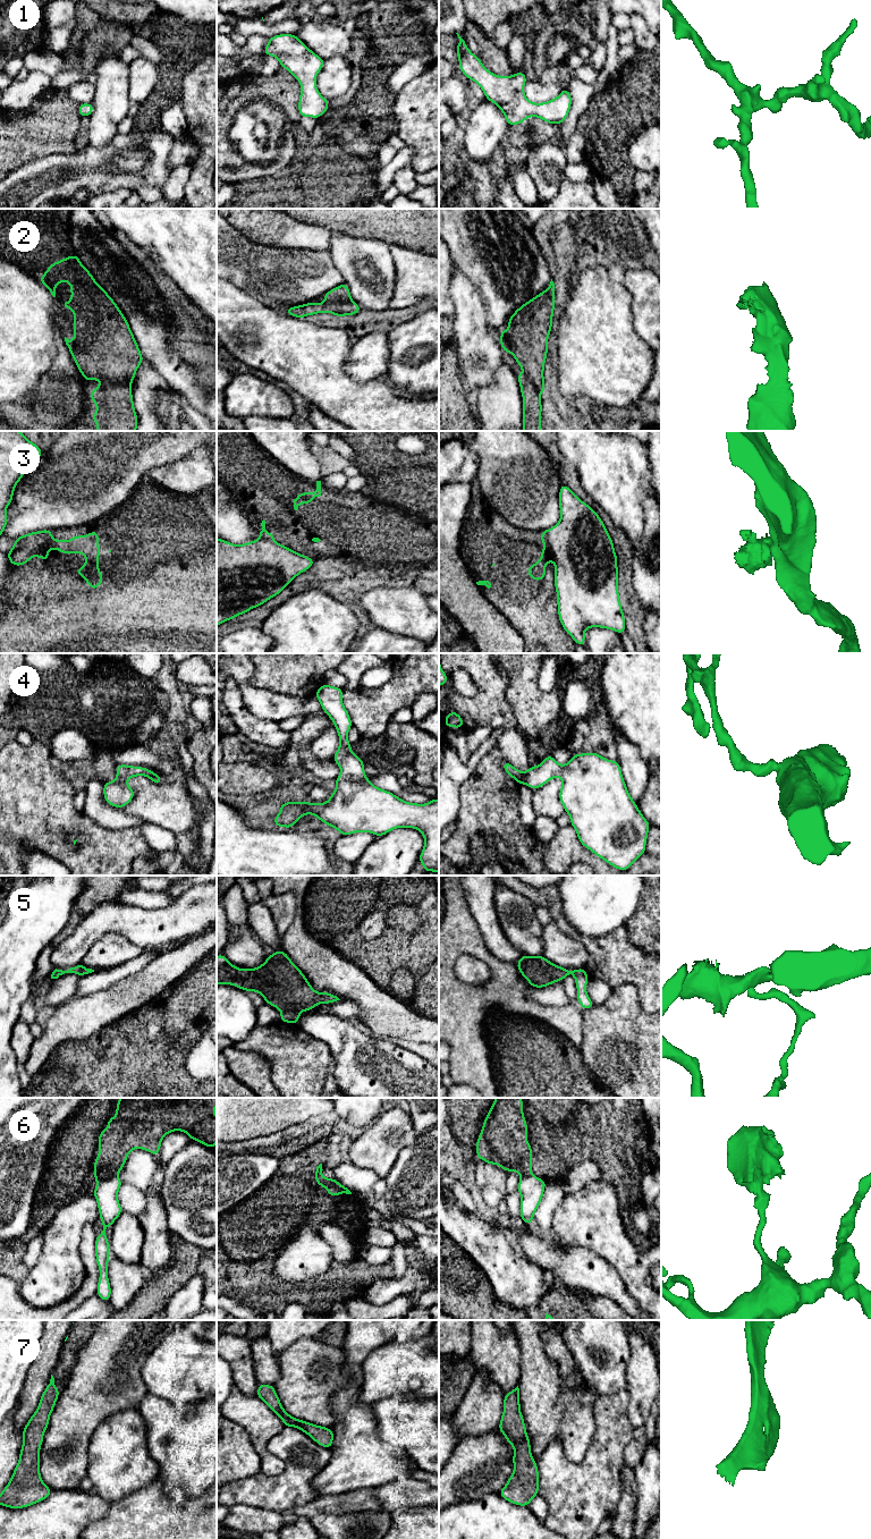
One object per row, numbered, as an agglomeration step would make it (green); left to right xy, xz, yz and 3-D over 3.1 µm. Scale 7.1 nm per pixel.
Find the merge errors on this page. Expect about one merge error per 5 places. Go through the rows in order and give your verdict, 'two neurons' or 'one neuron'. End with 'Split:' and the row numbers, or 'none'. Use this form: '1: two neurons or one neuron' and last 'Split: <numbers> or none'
1: one neuron
2: one neuron
3: two neurons
4: one neuron
5: two neurons
6: two neurons
7: one neuron
Split: 3, 5, 6

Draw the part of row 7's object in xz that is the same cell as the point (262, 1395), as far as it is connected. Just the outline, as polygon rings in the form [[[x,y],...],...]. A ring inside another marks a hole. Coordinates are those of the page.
[[[259,1384],[256,1396],[264,1401],[268,1407],[282,1420],[285,1427],[295,1427],[310,1436],[320,1446],[330,1449],[335,1437],[332,1429],[316,1426],[288,1414],[281,1405],[273,1385]]]

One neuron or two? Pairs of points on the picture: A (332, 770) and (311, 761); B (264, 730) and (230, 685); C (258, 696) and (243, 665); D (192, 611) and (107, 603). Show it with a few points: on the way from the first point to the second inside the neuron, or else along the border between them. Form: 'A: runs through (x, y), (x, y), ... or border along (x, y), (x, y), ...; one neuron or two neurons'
A: runs through (327, 769), (316, 767); one neuron
B: runs through (252, 724), (234, 705), (231, 698); one neuron
C: runs through (250, 688), (243, 681), (243, 673); one neuron
D: runs through (170, 611), (128, 611); one neuron

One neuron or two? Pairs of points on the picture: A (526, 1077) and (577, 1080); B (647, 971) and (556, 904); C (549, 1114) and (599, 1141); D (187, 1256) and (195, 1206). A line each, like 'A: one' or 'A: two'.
A: one
B: one
C: one
D: two

